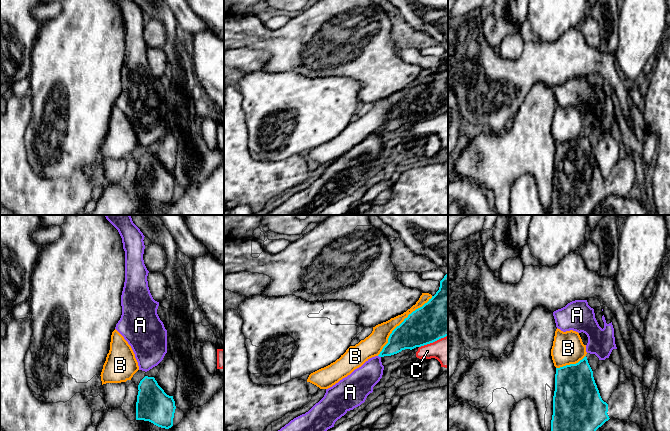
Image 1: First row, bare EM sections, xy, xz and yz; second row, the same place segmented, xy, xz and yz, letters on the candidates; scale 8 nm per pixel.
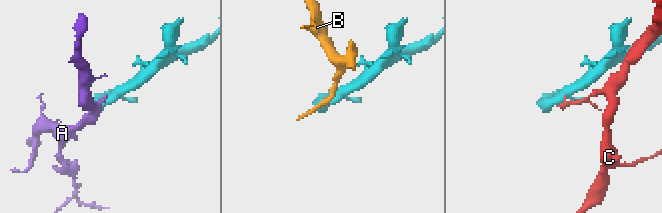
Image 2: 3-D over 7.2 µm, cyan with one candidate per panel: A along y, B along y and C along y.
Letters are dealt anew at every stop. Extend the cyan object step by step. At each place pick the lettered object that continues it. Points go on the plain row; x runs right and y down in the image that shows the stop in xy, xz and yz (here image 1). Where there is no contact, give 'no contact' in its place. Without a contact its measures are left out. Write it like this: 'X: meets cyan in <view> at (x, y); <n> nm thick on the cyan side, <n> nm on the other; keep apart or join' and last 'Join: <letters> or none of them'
A: meets cyan in xz at (379, 132); 190 nm thick on the cyan side, 220 nm on the other; keep apart
B: meets cyan in xz at (401, 99); 300 nm thick on the cyan side, 150 nm on the other; keep apart
C: meets cyan in xz at (433, 117); 360 nm thick on the cyan side, 220 nm on the other; keep apart
Join: none of them

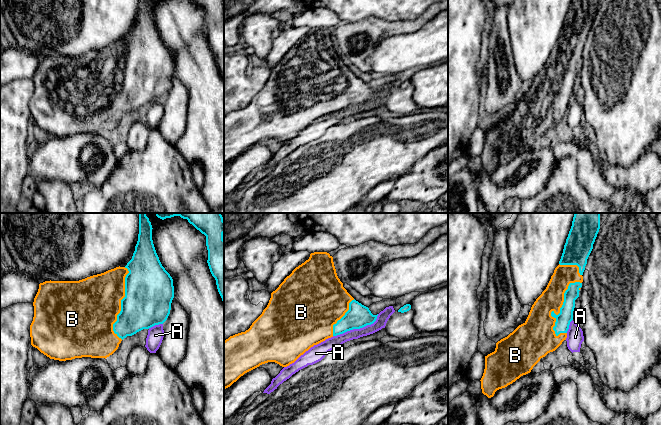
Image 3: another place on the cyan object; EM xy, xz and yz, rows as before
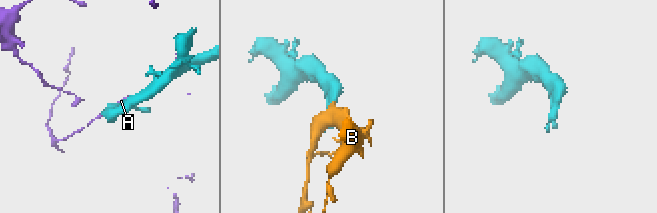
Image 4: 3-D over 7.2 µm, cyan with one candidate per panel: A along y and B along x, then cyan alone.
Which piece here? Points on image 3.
A: meets cyan in xz at (357, 104); 190 nm thick on the cyan side, 100 nm on the other; keep apart
B: meets cyan in yz at (560, 84); 120 nm thick on the cyan side, 240 nm on the other; join
Join: B

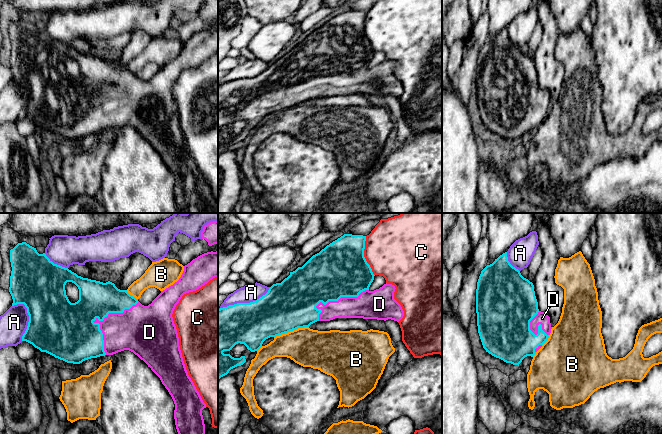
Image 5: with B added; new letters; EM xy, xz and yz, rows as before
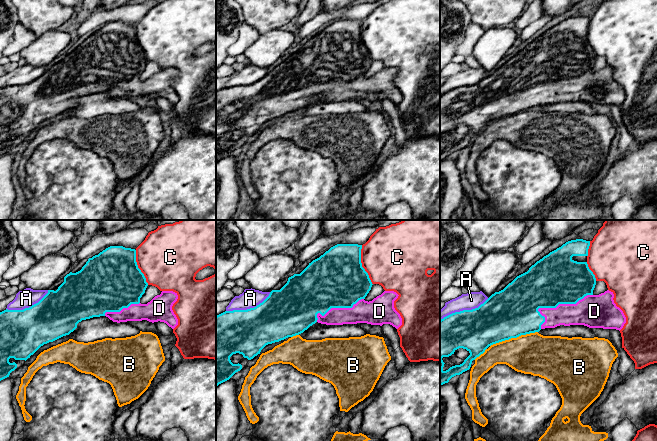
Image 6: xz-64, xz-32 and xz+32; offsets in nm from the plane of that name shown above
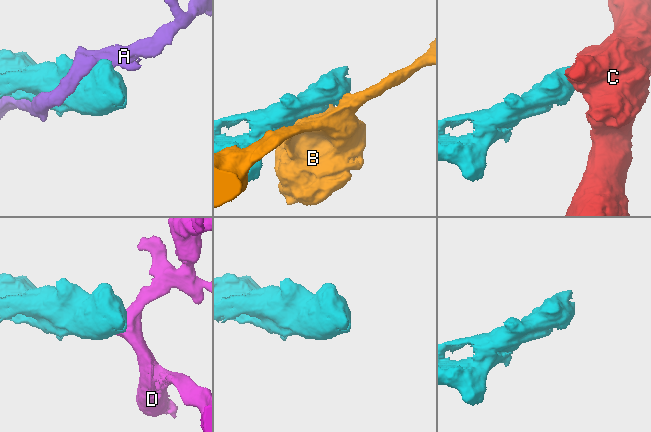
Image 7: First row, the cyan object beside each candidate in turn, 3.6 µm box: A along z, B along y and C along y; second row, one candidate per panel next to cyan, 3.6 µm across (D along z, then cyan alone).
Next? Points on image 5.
A: meets cyan in xz at (245, 79); 340 nm thick on the cyan side, 140 nm on the other; keep apart
B: meets cyan in xz at (291, 106); 400 nm thick on the cyan side, 300 nm on the other; keep apart
C: meets cyan in xz at (363, 32); 440 nm thick on the cyan side, 440 nm on the other; keep apart
D: meets cyan in xy at (102, 96); 380 nm thick on the cyan side, 320 nm on the other; join
Join: D

